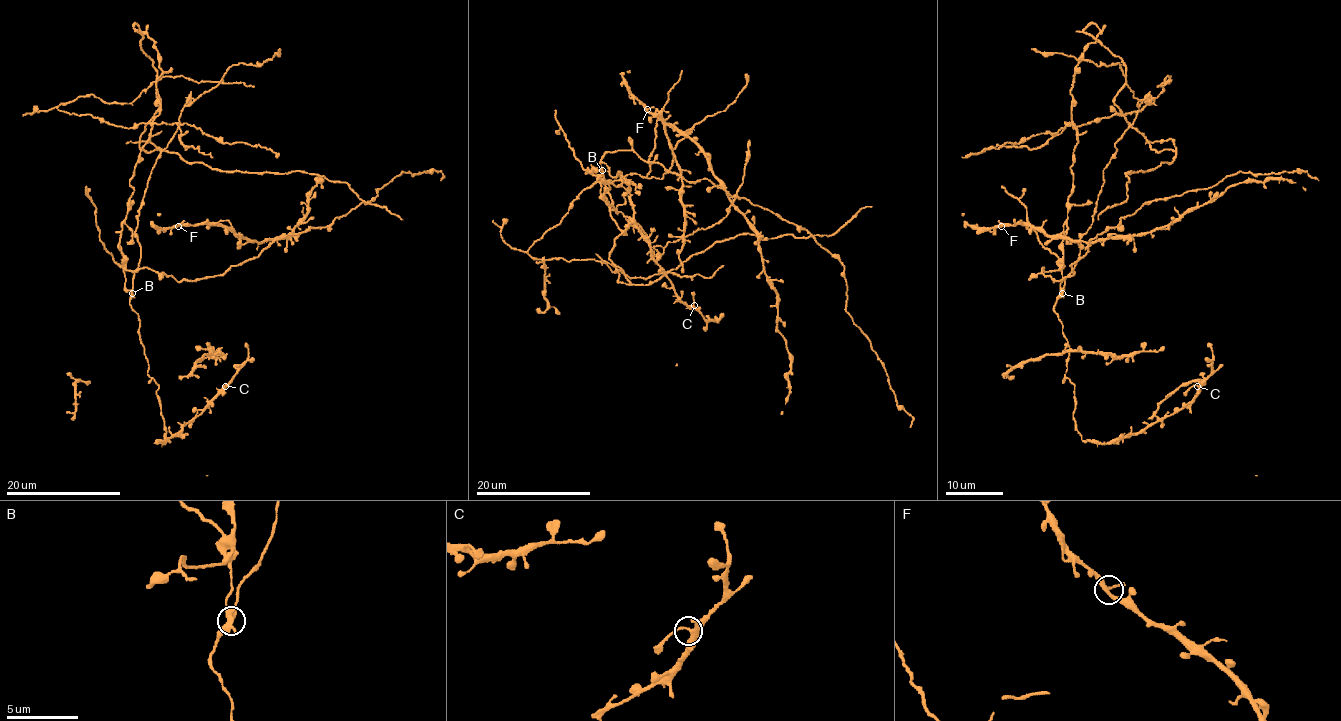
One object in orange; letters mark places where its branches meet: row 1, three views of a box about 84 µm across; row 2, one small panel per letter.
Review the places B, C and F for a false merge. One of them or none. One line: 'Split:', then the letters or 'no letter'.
Split: B

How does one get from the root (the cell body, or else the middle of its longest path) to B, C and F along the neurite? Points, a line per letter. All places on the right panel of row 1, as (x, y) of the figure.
B: (1072, 181), (1064, 224), (1062, 281), (1059, 286), (1062, 293)
C: (1072, 181), (1054, 310), (1069, 347), (1065, 376), (1081, 439), (1112, 443), (1144, 430), (1183, 409), (1197, 386)
F: (1072, 181), (1062, 266), (1042, 267), (1054, 281), (1071, 276), (1084, 241), (1001, 226)

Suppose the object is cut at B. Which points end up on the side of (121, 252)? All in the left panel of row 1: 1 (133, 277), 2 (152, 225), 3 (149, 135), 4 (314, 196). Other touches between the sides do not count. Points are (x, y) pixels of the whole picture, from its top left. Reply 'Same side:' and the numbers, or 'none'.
Same side: 3

